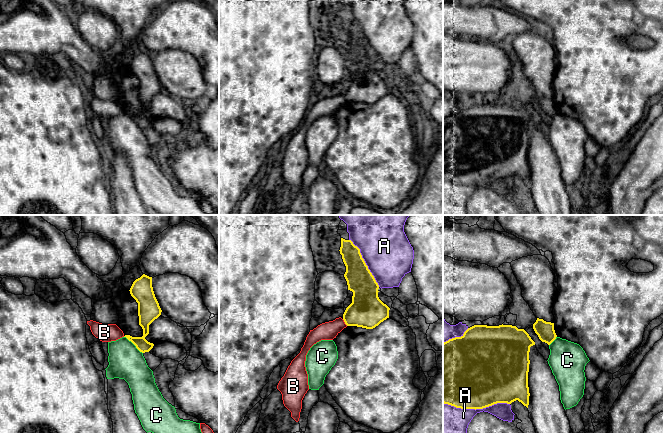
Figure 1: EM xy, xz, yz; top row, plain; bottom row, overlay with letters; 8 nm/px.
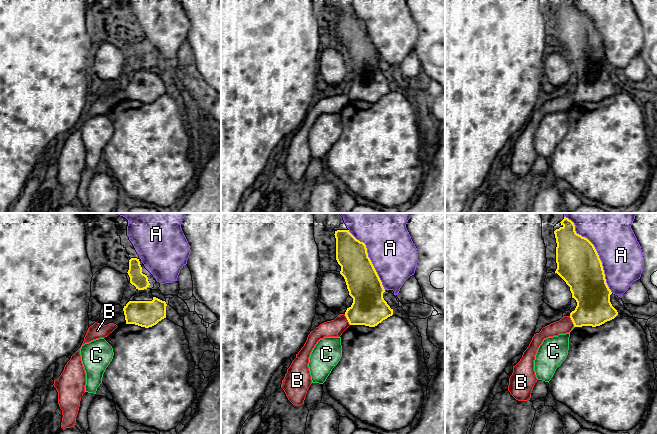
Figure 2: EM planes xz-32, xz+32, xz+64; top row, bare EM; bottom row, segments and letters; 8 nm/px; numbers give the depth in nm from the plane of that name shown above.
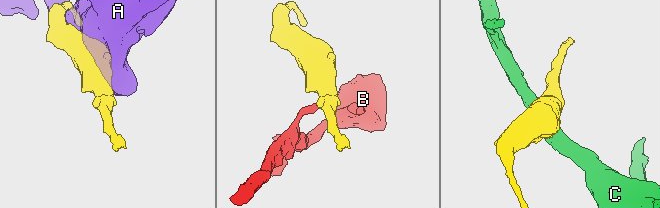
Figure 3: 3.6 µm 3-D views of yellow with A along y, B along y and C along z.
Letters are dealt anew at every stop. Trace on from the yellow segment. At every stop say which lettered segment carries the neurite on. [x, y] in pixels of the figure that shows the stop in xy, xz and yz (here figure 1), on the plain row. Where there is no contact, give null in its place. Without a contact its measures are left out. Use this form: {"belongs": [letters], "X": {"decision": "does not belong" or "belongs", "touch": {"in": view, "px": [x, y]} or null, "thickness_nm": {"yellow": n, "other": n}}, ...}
{"belongs": [], "A": {"decision": "does not belong", "touch": {"in": "yz", "px": [476, 184]}, "thickness_nm": {"yellow": 500, "other": 280}}, "B": {"decision": "does not belong", "touch": {"in": "xz", "px": [344, 97]}, "thickness_nm": {"yellow": 280, "other": 140}}, "C": {"decision": "does not belong", "touch": {"in": "xy", "px": [133, 119]}, "thickness_nm": {"yellow": 130, "other": 280}}}

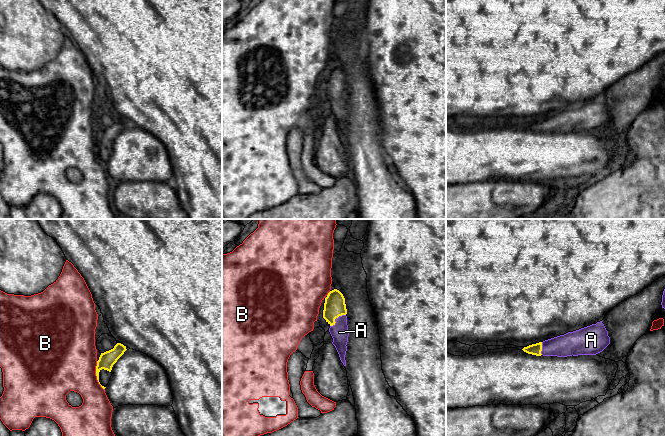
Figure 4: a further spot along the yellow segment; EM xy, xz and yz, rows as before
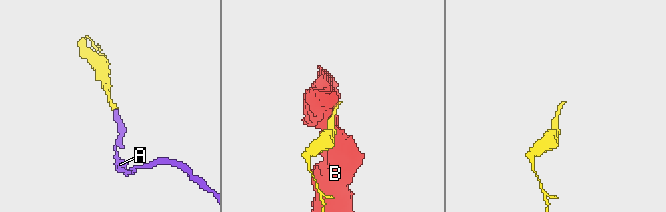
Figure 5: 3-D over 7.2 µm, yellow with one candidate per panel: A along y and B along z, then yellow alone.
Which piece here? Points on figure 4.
{"belongs": ["A"], "A": {"decision": "belongs", "touch": {"in": "xz", "px": [336, 93]}, "thickness_nm": {"yellow": 170, "other": 140}}, "B": {"decision": "does not belong", "touch": {"in": "xy", "px": [96, 151]}, "thickness_nm": {"yellow": 130, "other": 460}}}

